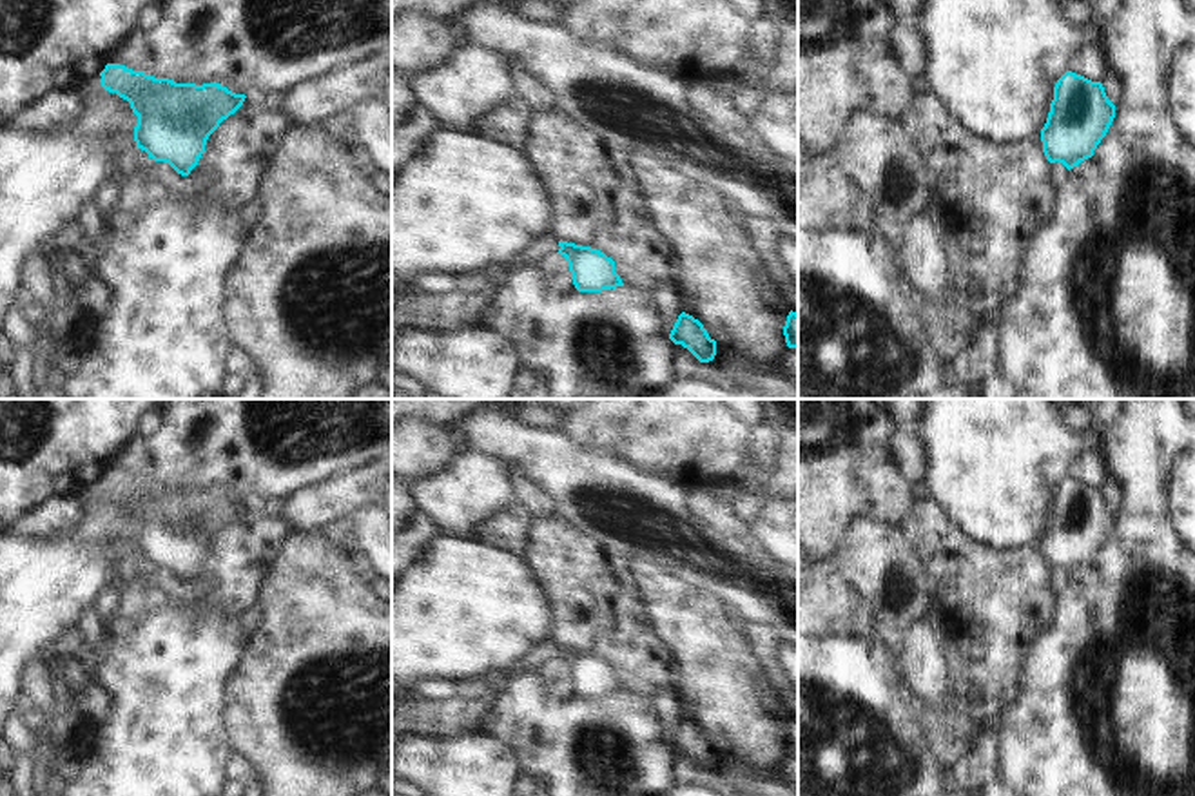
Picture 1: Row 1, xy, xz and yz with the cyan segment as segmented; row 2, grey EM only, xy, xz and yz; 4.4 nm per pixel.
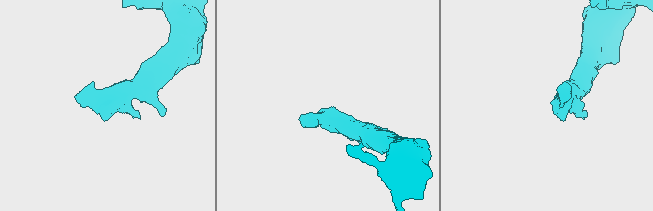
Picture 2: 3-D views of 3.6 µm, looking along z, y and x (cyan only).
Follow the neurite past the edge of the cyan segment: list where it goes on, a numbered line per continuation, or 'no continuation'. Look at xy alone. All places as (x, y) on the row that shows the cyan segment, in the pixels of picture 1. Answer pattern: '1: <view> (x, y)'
no continuation

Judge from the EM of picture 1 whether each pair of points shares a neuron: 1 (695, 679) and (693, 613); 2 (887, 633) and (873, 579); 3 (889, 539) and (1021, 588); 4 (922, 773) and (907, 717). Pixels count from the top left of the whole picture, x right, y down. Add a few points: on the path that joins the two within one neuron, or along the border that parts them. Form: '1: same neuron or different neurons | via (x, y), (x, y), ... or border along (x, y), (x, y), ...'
1: same neuron | via (695, 662), (695, 630)
2: same neuron | via (887, 621), (880, 608), (880, 592)
3: different neurons | border along (902, 524), (922, 557), (932, 590)
4: same neuron | via (907, 758), (907, 731)

